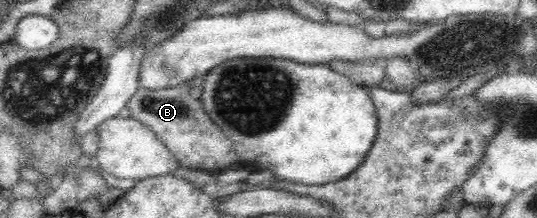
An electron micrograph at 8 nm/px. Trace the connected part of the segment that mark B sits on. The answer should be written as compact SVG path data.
M181 81L175 86L157 90L138 87L126 106L130 116L155 131L157 137L179 159L181 167L190 167L194 171L222 171L240 162L239 155L233 141L207 114L201 99L191 96L192 86L195 84Z

